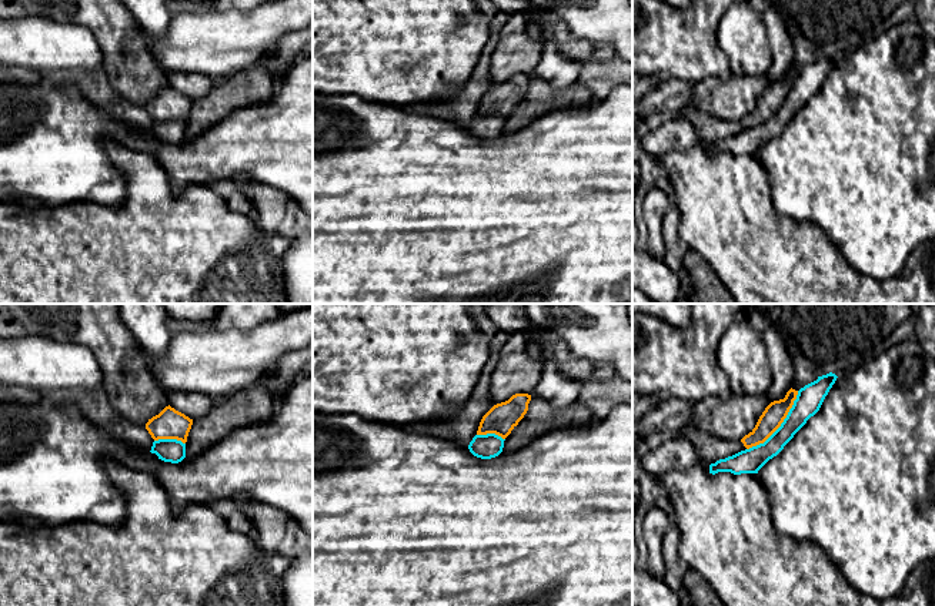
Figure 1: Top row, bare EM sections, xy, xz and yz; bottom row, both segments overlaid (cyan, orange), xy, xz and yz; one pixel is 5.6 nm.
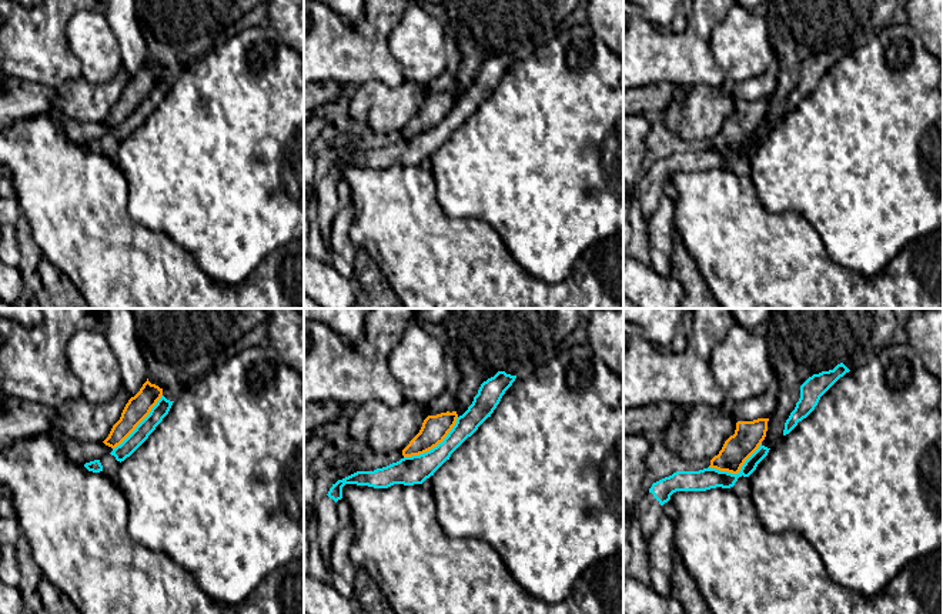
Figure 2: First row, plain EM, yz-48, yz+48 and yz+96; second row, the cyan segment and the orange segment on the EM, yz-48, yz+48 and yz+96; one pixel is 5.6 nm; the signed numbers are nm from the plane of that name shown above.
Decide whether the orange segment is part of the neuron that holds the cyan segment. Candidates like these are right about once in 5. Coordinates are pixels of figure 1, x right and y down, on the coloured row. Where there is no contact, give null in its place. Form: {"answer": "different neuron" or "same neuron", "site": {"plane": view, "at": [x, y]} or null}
{"answer": "different neuron", "site": {"plane": "yz", "at": [781, 425]}}

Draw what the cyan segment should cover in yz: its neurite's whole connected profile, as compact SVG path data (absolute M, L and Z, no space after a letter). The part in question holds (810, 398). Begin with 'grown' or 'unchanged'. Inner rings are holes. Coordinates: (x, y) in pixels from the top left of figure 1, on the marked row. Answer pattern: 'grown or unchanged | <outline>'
unchanged | M829 372L827 375L818 376L817 381L801 388L787 418L764 443L711 463L709 473L758 473L758 471L769 459L777 456L784 449L784 446L807 423L807 421L819 411L837 378L838 376L835 374Z

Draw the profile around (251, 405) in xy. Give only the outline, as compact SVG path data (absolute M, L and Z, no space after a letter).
M261 384L243 388L214 404L208 414L193 419L186 442L186 458L203 453L233 431L268 422L276 411L276 398Z

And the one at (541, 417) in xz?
M531 398L524 418L504 441L502 452L517 452L537 438L568 426L587 426L594 423L588 406L572 402L564 408L554 408L541 398Z

